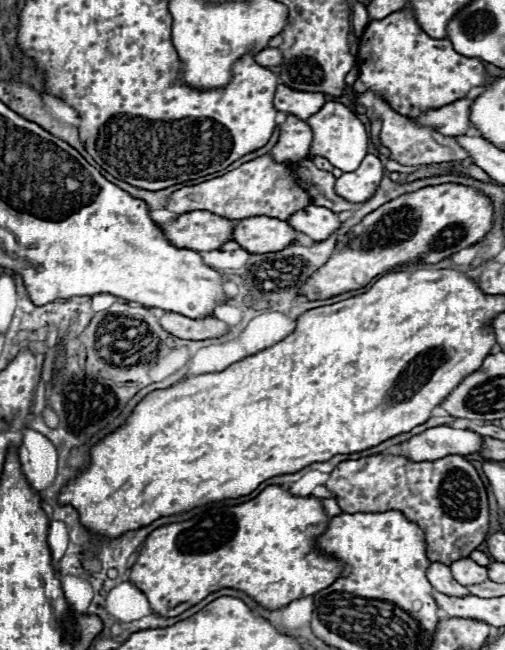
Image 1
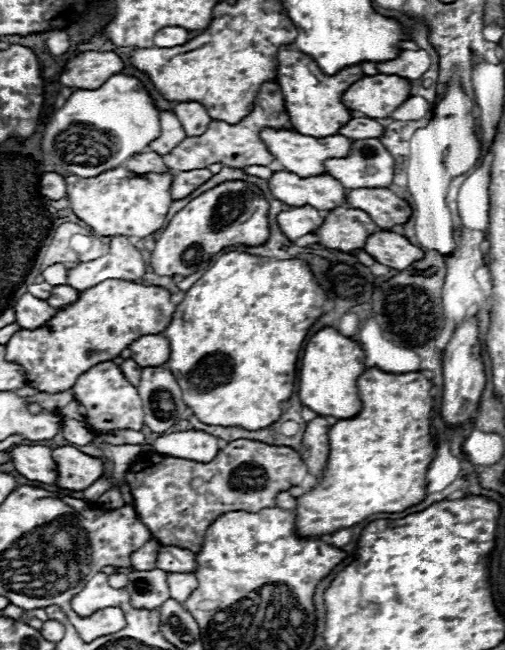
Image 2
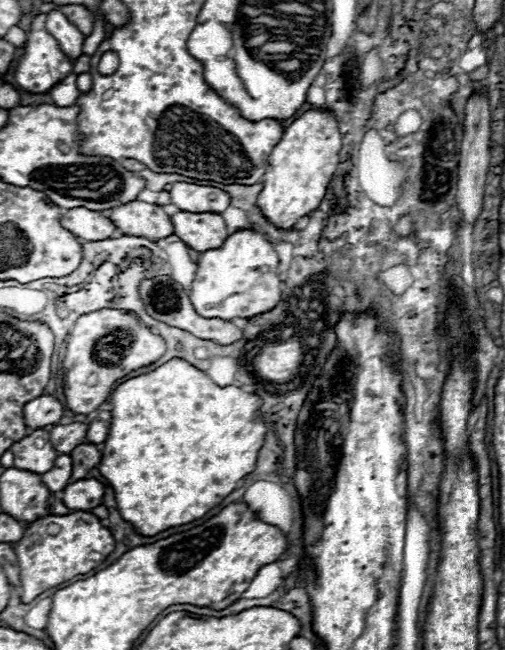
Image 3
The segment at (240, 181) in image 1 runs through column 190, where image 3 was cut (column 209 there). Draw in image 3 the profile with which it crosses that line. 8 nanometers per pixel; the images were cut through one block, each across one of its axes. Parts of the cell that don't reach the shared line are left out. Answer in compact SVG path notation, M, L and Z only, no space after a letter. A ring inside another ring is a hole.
M176 182L170 190L172 204L180 210L212 210L224 212L230 206L228 192L214 186L198 186L188 182Z

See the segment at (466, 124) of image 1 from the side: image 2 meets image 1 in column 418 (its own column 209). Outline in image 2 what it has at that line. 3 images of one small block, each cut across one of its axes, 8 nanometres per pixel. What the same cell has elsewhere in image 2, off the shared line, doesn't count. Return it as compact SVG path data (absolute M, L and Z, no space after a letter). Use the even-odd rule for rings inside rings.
M180 102L180 104L174 106L174 114L180 120L180 124L182 124L182 128L186 130L188 136L204 134L204 130L212 122L206 108L198 102Z

